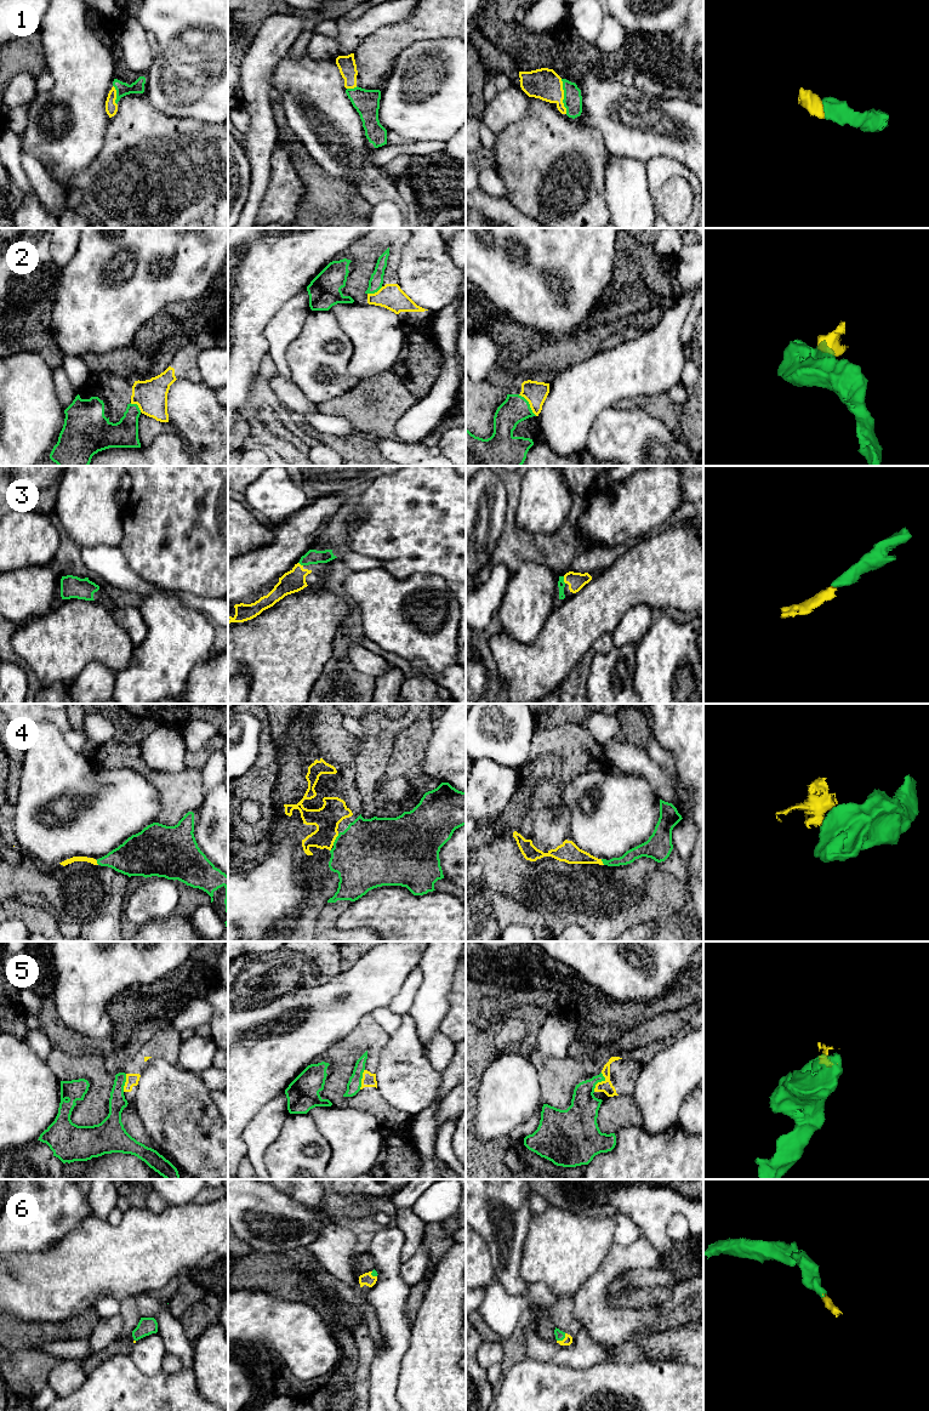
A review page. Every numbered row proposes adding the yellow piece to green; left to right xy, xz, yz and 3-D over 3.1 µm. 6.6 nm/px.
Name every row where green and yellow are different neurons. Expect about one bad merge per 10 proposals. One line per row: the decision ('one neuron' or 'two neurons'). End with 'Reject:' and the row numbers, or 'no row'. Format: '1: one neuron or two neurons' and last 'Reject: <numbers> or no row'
1: one neuron
2: two neurons
3: one neuron
4: one neuron
5: two neurons
6: one neuron
Reject: 2, 5

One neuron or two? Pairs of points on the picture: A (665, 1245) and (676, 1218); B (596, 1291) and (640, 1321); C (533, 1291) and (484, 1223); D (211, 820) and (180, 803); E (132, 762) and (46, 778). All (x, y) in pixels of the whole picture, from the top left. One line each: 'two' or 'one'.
A: two
B: one
C: two
D: two
E: two

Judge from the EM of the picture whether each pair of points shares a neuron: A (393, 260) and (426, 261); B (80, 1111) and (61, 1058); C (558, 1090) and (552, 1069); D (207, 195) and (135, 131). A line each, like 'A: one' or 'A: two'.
A: two
B: one
C: one
D: one

